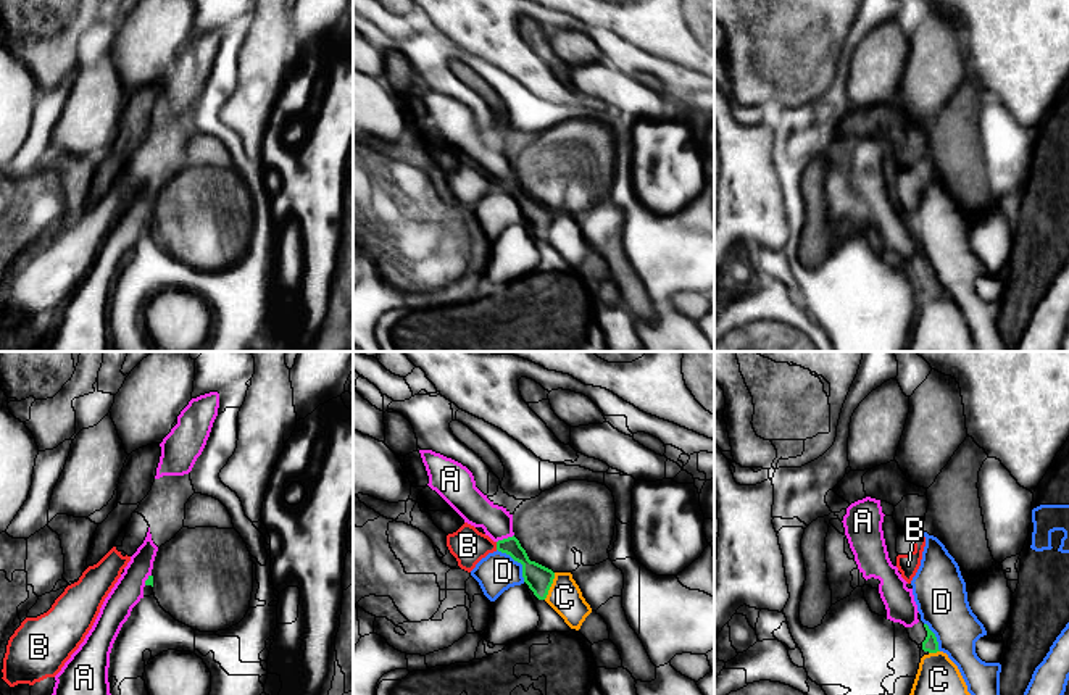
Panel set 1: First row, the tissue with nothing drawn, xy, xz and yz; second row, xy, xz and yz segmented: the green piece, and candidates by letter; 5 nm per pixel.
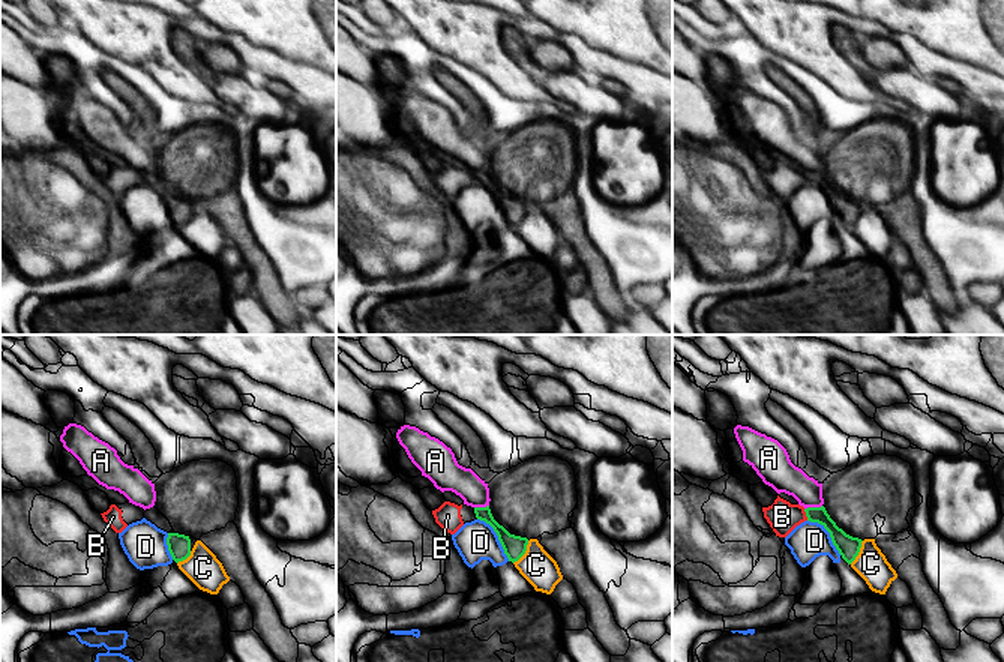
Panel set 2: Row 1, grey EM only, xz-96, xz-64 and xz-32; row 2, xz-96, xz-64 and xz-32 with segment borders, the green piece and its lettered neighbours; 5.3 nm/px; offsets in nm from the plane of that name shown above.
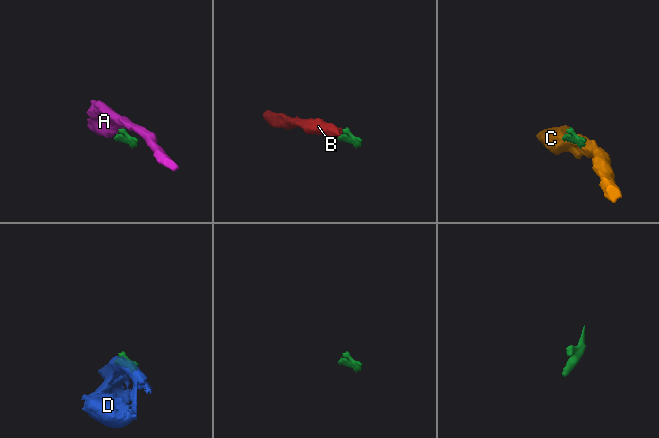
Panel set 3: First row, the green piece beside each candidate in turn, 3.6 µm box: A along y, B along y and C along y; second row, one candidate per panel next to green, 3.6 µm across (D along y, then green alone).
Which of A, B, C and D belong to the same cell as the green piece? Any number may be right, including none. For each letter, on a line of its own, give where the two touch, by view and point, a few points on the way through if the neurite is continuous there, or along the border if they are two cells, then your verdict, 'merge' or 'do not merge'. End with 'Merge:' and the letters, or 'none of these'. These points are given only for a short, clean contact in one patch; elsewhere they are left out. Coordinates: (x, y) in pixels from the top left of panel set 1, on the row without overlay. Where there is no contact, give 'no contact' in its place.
A: meets green in xz at (505, 178); border along xz (513, 173), (497, 181); do not merge
B: meets green in xz at (497, 184); border along xz (495, 181), (497, 187); do not merge
C: meets green in xz at (550, 224); do not merge
D: meets green in xz at (518, 200); do not merge
Merge: none of these

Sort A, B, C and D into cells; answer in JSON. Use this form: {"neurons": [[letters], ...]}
{"neurons": [["A"], ["B"], ["C"], ["D"]]}

